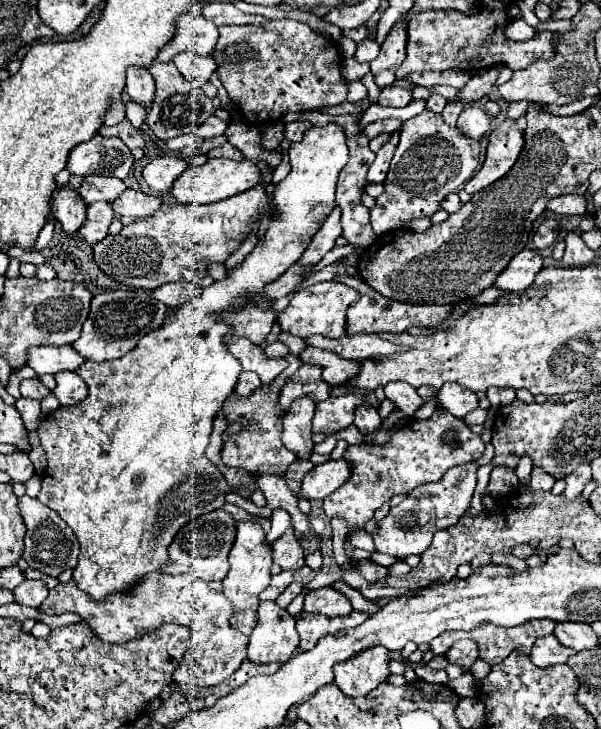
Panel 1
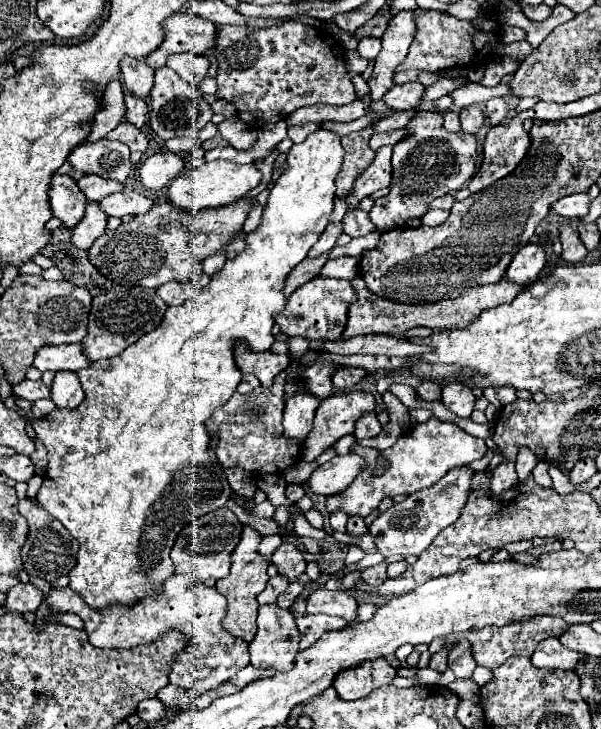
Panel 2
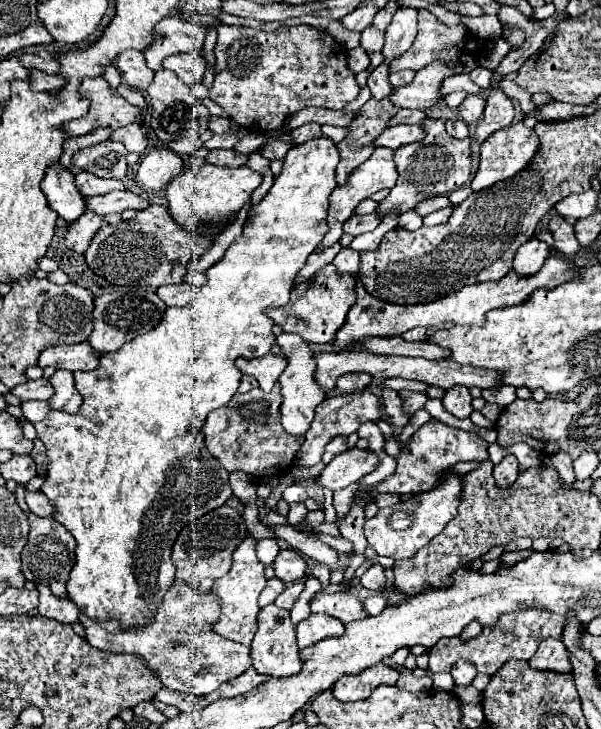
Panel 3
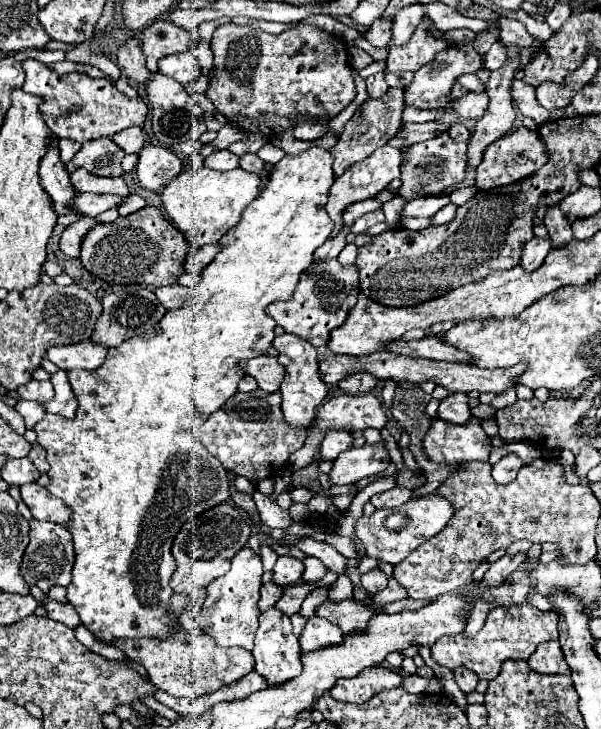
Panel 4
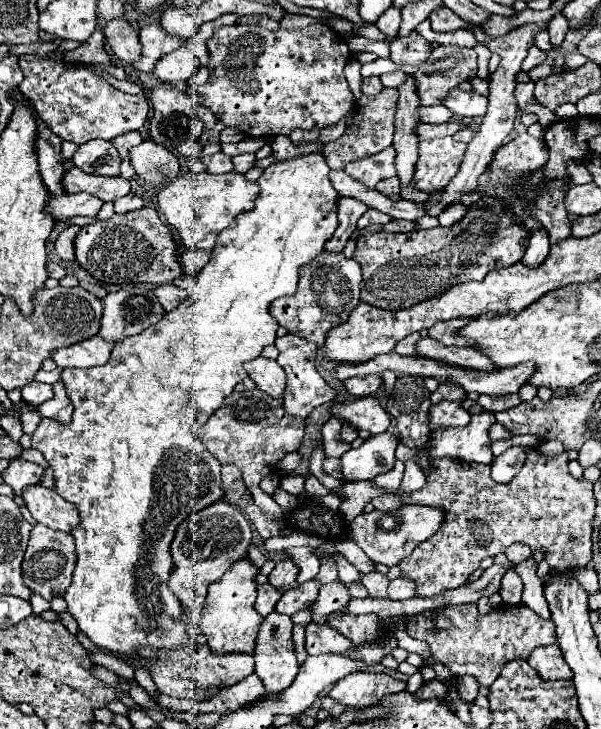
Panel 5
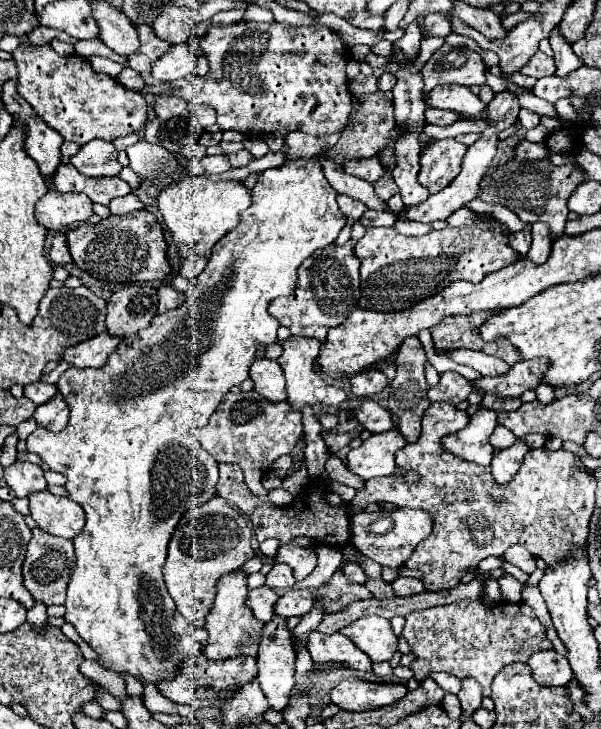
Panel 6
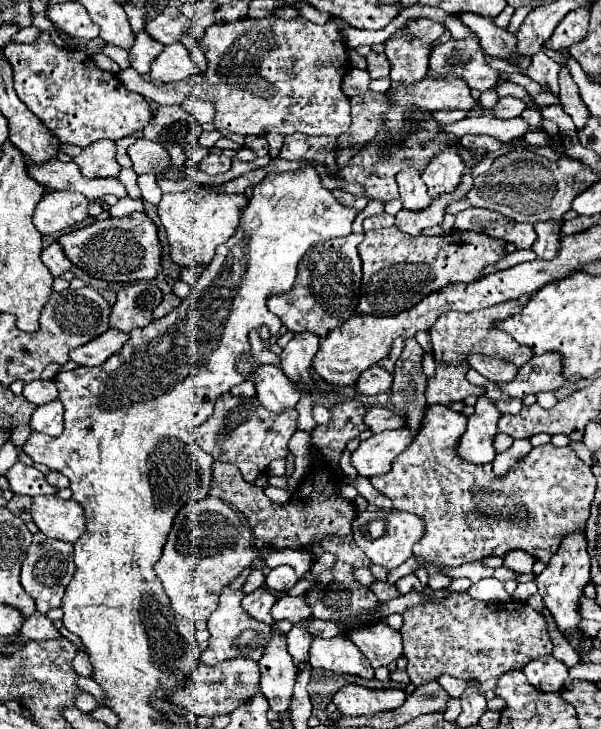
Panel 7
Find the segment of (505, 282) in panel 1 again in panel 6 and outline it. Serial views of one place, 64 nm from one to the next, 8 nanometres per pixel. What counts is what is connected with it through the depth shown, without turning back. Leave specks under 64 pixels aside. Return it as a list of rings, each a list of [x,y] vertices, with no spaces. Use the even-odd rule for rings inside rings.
[[[532,224],[532,246],[526,254],[526,258],[534,264],[544,264],[550,256],[550,248],[552,248],[552,238],[548,232],[546,224]]]

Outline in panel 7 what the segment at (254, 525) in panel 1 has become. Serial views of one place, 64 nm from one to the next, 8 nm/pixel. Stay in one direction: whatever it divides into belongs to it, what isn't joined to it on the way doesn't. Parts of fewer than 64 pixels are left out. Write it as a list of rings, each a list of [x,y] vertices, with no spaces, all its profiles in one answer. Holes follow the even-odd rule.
[[[226,586],[224,592],[220,594],[220,604],[208,618],[210,640],[208,640],[208,648],[202,652],[202,662],[204,664],[212,664],[214,666],[214,664],[230,660],[230,658],[260,660],[260,652],[264,650],[264,644],[268,640],[270,626],[254,620],[252,616],[248,616],[248,612],[240,604],[242,598],[244,598],[244,592],[242,590],[236,592],[230,586]]]

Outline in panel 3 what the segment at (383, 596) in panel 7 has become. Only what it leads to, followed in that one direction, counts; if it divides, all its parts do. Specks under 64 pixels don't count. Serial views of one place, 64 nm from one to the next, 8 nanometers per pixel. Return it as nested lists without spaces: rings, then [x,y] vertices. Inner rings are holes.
[[[380,564],[370,566],[364,576],[360,578],[360,584],[368,590],[384,590],[386,588],[386,576],[384,576],[384,568]]]

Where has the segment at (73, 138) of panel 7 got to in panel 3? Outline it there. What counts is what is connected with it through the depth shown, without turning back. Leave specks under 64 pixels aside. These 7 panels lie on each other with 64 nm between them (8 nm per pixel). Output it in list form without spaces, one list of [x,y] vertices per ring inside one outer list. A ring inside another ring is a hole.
[[[32,70],[30,72],[30,80],[32,80],[32,88],[34,90],[60,90],[64,80],[60,76],[50,76],[42,70]],[[84,78],[80,94],[90,100],[90,112],[64,126],[70,136],[82,136],[98,126],[112,126],[116,130],[136,122],[138,108],[130,106],[122,96],[112,94],[104,78]]]

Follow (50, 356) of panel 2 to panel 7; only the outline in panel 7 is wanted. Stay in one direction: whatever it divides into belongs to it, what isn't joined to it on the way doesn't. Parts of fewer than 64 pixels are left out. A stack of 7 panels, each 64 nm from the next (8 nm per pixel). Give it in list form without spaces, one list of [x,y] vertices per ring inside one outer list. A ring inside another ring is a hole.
[[[108,330],[102,336],[98,336],[96,340],[90,340],[88,344],[74,348],[70,352],[70,360],[80,364],[80,366],[100,366],[104,364],[116,350],[120,350],[120,346],[128,340],[128,334],[124,332],[116,332],[116,330]]]

